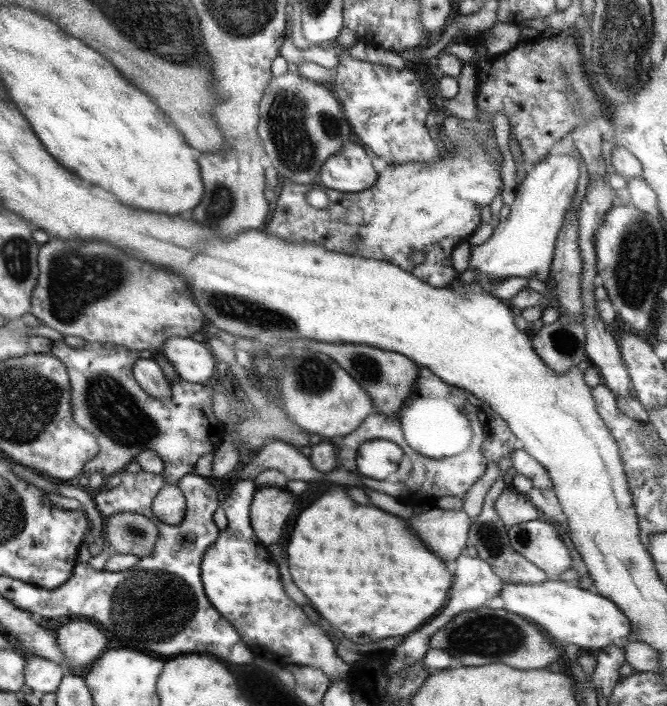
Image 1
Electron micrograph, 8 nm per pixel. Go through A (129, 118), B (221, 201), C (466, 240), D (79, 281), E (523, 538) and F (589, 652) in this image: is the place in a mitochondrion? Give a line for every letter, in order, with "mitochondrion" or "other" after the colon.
A: other
B: mitochondrion
C: other
D: mitochondrion
E: mitochondrion
F: other

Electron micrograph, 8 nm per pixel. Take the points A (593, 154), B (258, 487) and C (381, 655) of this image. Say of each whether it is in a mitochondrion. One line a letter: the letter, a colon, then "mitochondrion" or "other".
A: other
B: other
C: other

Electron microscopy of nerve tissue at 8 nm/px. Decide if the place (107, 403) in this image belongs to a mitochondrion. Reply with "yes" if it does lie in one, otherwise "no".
yes

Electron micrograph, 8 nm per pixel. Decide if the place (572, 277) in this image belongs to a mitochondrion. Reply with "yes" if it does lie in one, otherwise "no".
no

